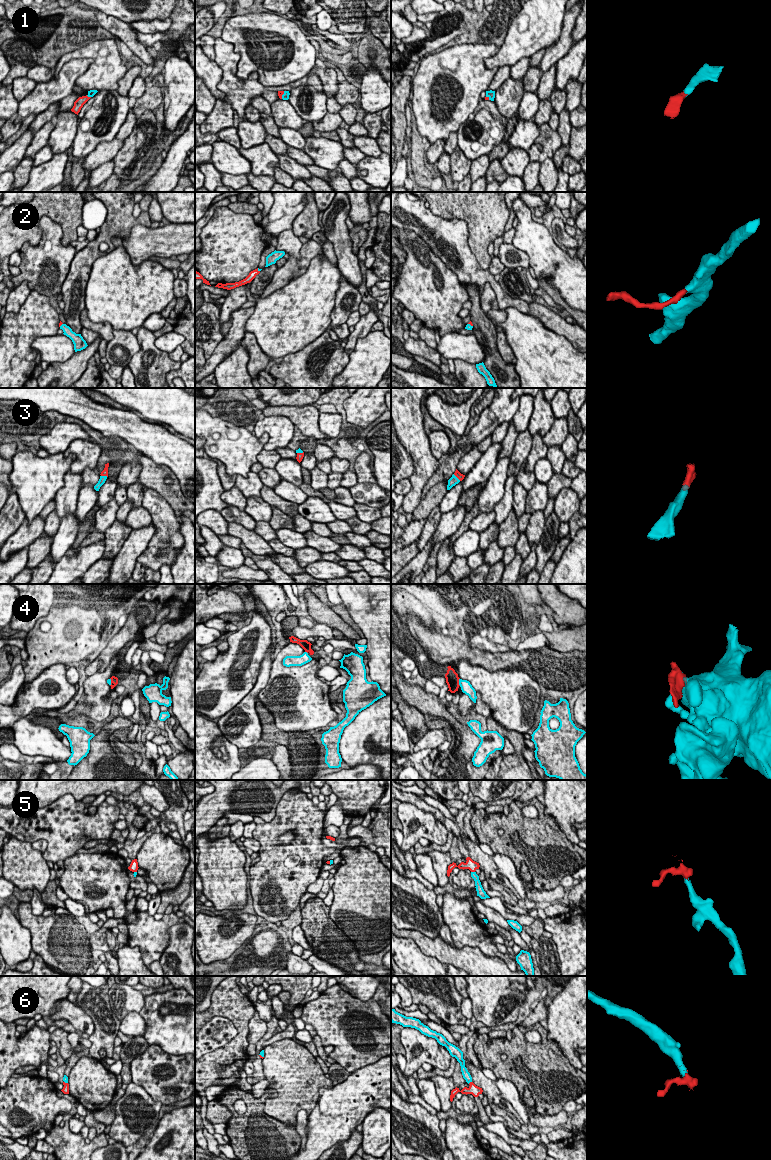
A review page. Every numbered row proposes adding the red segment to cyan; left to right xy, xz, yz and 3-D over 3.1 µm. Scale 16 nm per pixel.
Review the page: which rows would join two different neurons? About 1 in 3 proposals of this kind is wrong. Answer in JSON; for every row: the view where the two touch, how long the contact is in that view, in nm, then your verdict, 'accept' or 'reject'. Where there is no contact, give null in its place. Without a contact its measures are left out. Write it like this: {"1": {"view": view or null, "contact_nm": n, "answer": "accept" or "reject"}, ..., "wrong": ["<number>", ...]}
{"1": {"view": "xz", "contact_nm": 140, "answer": "accept"}, "2": {"view": "yz", "contact_nm": 100, "answer": "accept"}, "3": {"view": "yz", "contact_nm": 160, "answer": "accept"}, "4": {"view": "yz", "contact_nm": 130, "answer": "reject"}, "5": {"view": "yz", "contact_nm": 70, "answer": "accept"}, "6": {"view": "yz", "contact_nm": 70, "answer": "accept"}, "wrong": ["4"]}

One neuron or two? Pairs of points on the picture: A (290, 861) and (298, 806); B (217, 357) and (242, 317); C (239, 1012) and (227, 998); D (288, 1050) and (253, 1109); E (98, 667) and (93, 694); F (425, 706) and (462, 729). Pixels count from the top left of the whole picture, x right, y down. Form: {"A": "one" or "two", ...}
{"A": "one", "B": "one", "C": "one", "D": "two", "E": "two", "F": "one"}

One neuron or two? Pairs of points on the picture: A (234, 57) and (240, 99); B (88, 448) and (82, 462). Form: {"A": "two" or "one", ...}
{"A": "one", "B": "one"}

